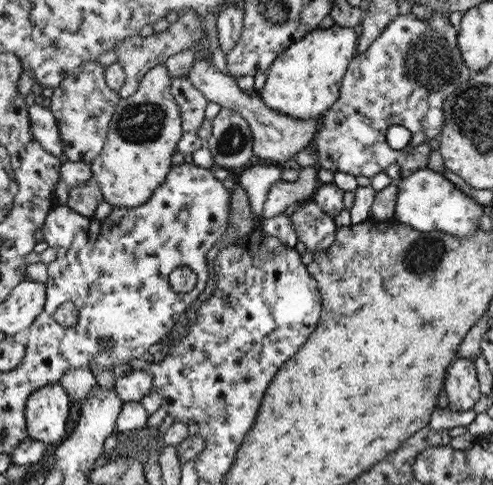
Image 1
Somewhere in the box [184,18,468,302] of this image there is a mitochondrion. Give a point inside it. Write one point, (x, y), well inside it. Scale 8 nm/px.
(431, 65)

